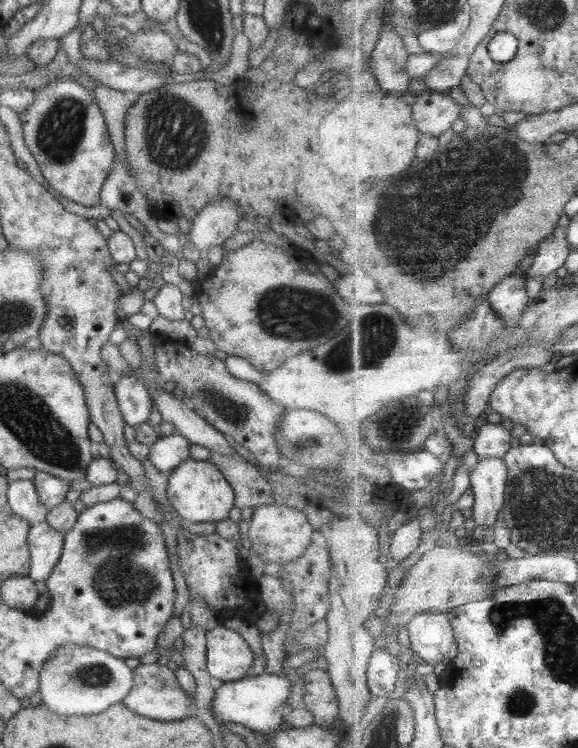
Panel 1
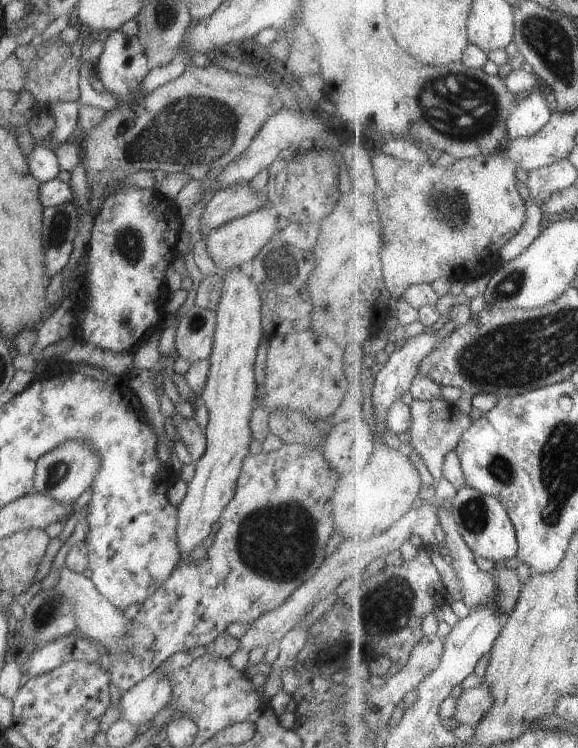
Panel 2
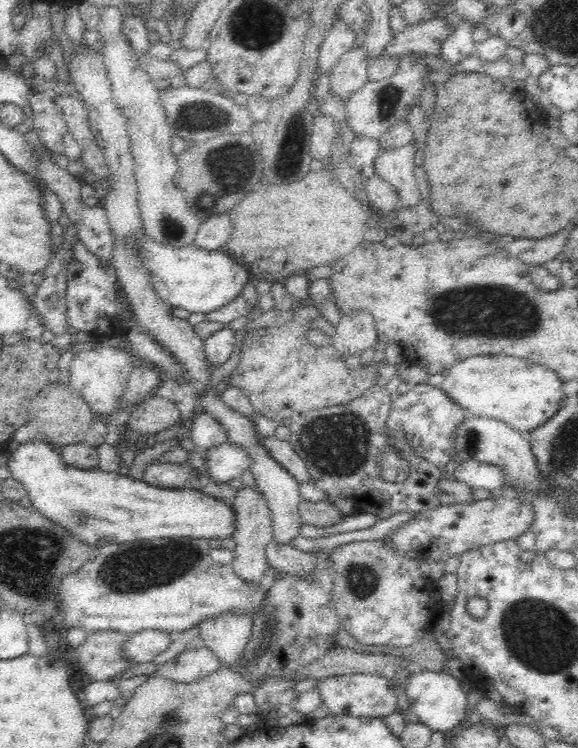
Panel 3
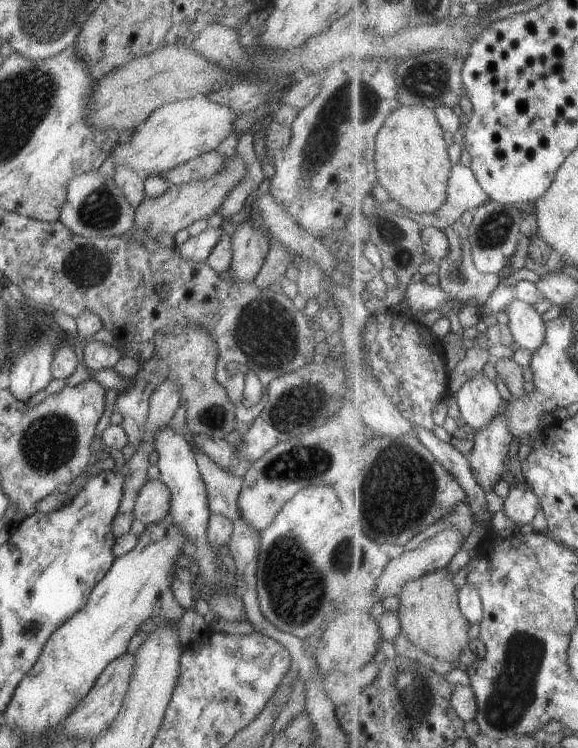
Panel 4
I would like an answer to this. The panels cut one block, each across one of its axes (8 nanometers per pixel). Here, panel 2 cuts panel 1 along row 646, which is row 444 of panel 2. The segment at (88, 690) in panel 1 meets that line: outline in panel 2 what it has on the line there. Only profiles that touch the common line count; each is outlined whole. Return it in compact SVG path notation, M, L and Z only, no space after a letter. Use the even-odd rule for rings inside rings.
M65 441L42 454L34 464L33 490L56 501L74 501L90 487L100 467L100 456L87 441Z

